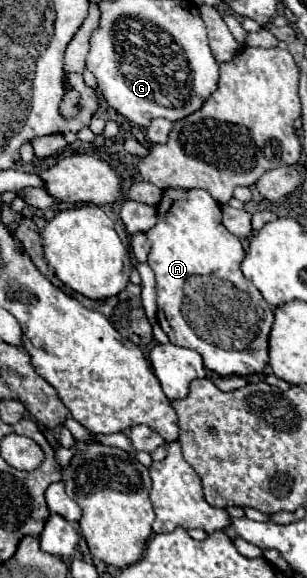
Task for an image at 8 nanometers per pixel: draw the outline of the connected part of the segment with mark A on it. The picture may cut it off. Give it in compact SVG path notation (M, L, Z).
M204 189L164 191L158 205L158 223L146 235L152 245L148 265L156 275L156 319L162 331L170 337L170 343L198 351L204 359L204 367L222 377L248 377L264 373L268 365L268 337L274 323L274 313L260 291L244 279L240 271L244 247L240 239L222 225L220 205L210 197L210 193Z

